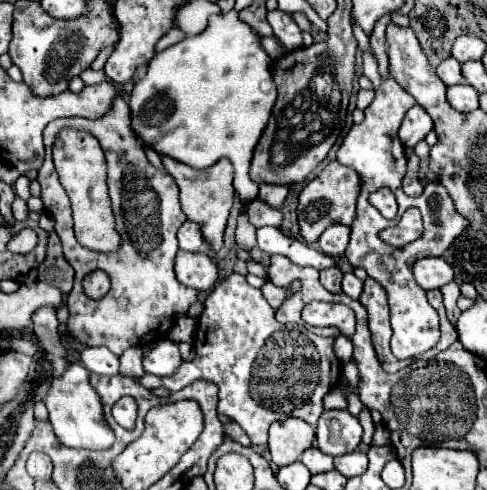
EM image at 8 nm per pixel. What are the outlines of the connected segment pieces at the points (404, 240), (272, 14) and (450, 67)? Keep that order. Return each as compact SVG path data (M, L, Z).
M408 209L404 219L396 225L396 231L380 231L380 239L388 243L390 247L394 245L396 249L404 249L408 243L416 241L422 235L422 219L418 209Z
M268 11L268 23L274 29L274 35L282 41L282 45L288 51L294 51L298 47L302 47L302 31L296 25L296 21L292 19L292 15L284 13L284 11Z
M448 57L446 61L442 61L438 67L436 67L436 73L438 77L444 81L444 85L460 85L464 83L464 77L462 77L462 71L460 71L460 63L454 59L454 57Z

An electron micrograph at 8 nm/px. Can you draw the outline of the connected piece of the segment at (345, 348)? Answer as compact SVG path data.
M336 337L336 341L334 341L334 353L340 359L340 363L346 365L352 359L352 341L348 337Z

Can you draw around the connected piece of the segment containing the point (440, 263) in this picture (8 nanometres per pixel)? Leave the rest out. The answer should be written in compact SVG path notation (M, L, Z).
M426 257L414 263L414 277L424 289L440 289L442 285L454 281L454 269L440 257Z

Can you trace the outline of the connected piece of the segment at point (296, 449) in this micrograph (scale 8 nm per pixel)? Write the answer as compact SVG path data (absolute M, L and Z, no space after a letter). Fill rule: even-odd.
M286 419L270 425L268 447L272 453L272 461L278 467L290 465L300 459L300 455L312 447L316 431L302 419Z

